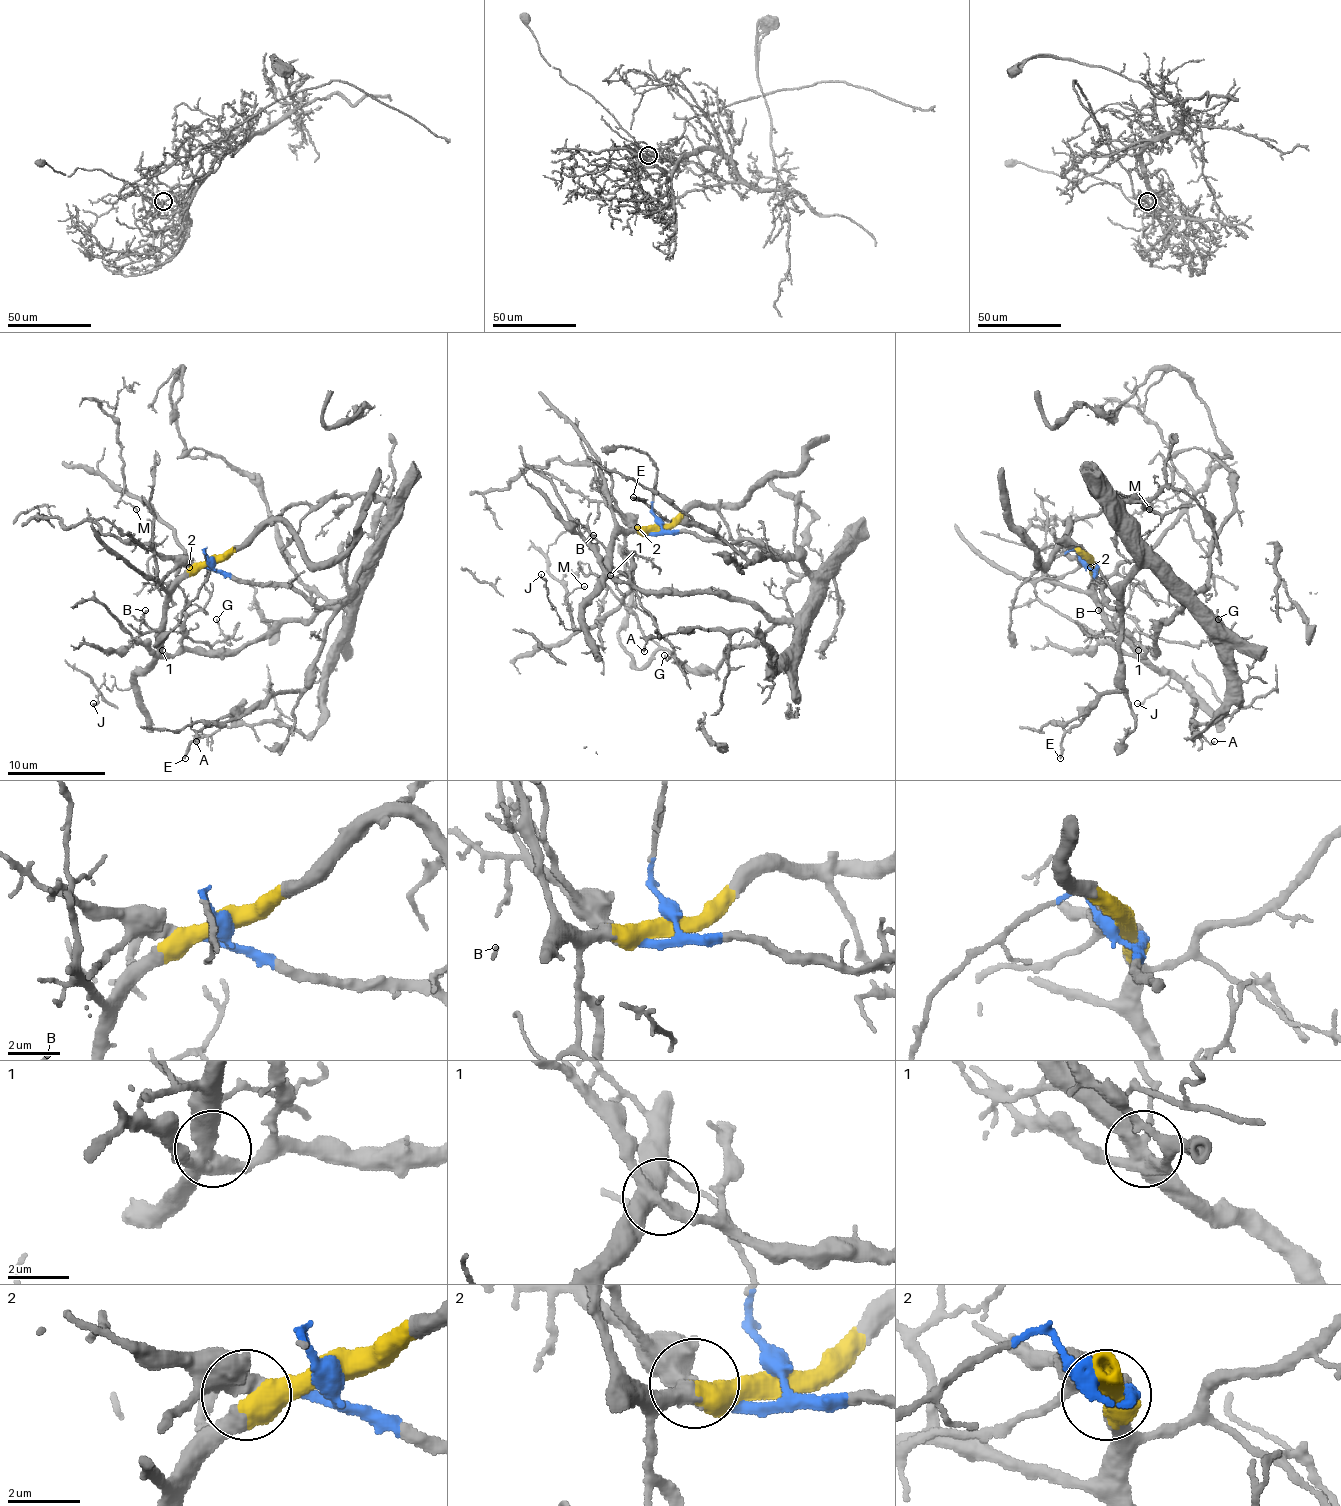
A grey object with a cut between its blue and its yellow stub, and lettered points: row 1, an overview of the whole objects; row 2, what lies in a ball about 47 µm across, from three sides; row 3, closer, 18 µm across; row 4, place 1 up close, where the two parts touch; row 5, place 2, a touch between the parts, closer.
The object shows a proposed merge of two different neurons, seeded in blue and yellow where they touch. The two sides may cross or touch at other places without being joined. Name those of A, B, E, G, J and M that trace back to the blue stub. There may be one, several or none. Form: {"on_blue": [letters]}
{"on_blue": ["A", "E"]}

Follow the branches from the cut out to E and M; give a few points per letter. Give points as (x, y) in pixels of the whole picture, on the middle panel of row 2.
E: (660, 524), (736, 544), (758, 539), (780, 556), (748, 559), (694, 524), (670, 522), (633, 498)
M: (660, 524), (636, 527), (626, 537), (631, 559), (631, 588), (614, 610), (577, 630), (567, 598), (584, 586)

